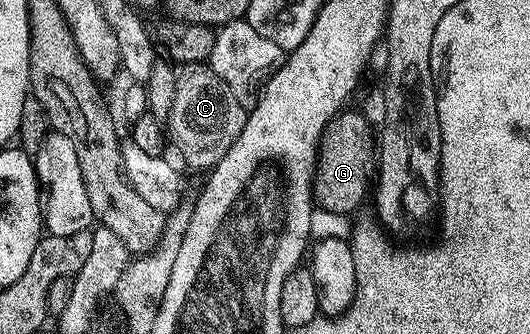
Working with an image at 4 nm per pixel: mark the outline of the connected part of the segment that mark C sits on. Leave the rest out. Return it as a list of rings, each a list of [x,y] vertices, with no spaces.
[[[189,69],[177,81],[174,104],[171,105],[167,118],[167,131],[177,142],[181,155],[193,167],[212,169],[217,162],[235,145],[239,133],[243,133],[243,125],[247,118],[246,108],[231,93],[231,89],[223,83],[211,69]]]

